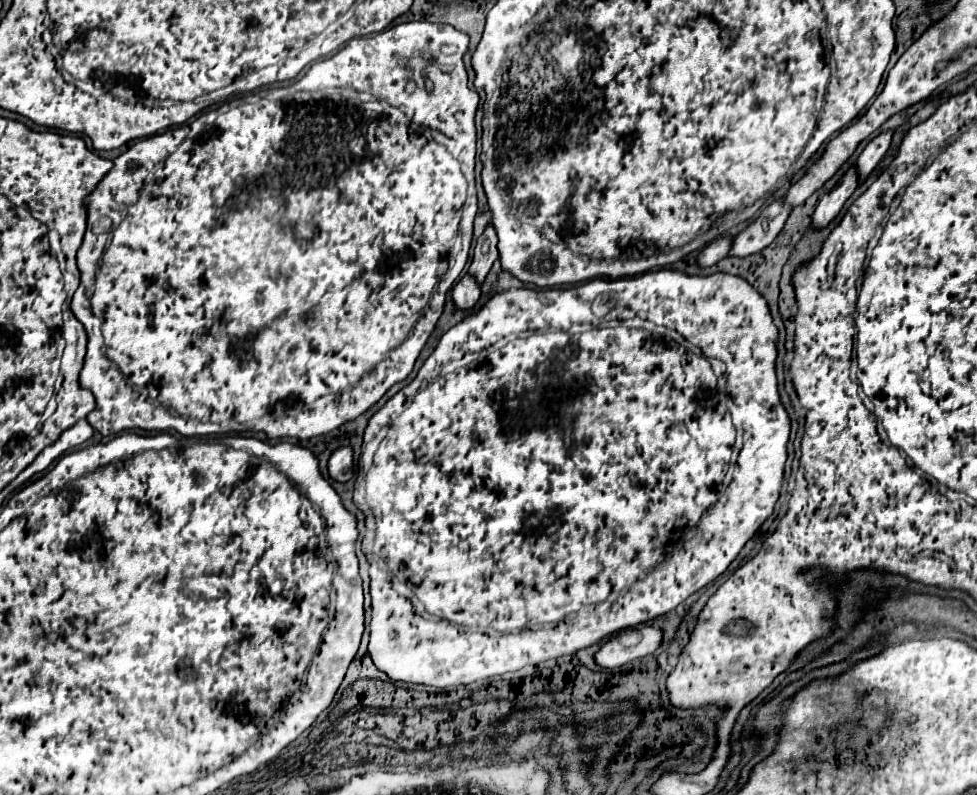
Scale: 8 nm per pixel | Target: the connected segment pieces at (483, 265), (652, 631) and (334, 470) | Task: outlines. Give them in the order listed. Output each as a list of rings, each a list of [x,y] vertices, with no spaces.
[[[489,225],[485,229],[485,233],[477,239],[473,263],[469,267],[469,275],[475,277],[475,281],[479,285],[483,285],[485,275],[489,273],[489,269],[495,261],[497,261],[497,237],[495,237],[495,229],[491,229],[491,225]]]
[[[647,625],[637,629],[623,629],[615,637],[609,637],[601,649],[593,655],[601,667],[621,667],[629,661],[651,655],[661,643],[661,629]]]
[[[339,447],[331,459],[329,459],[329,475],[333,481],[347,483],[353,479],[353,449],[351,447]]]

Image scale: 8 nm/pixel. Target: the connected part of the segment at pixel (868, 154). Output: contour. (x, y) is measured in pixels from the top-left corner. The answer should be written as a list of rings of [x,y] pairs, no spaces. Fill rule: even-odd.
[[[887,131],[887,133],[881,133],[881,135],[877,135],[875,139],[871,139],[869,143],[867,143],[867,147],[863,149],[863,153],[859,155],[859,159],[857,159],[857,181],[859,181],[859,185],[863,185],[865,183],[865,179],[873,173],[873,169],[877,167],[877,163],[883,159],[883,155],[887,153],[887,149],[889,149],[889,143],[891,143],[891,131]]]

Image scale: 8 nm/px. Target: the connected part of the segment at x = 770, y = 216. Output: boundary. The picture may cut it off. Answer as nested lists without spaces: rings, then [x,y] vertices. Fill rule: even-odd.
[[[777,199],[761,209],[761,215],[743,229],[731,243],[727,257],[749,257],[763,251],[767,245],[775,241],[779,231],[783,229],[791,209],[783,205],[783,199]]]

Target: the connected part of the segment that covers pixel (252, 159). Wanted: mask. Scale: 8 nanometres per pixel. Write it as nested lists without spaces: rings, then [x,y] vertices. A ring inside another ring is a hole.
[[[421,21],[397,25],[369,39],[353,39],[331,59],[313,64],[309,73],[299,80],[301,89],[289,85],[283,89],[272,91],[268,88],[240,96],[225,102],[217,111],[199,115],[195,121],[185,125],[185,131],[183,127],[173,127],[137,141],[113,161],[113,169],[99,183],[95,193],[87,197],[87,230],[76,255],[80,284],[70,302],[71,311],[83,325],[95,325],[95,329],[99,329],[99,333],[87,341],[85,365],[79,377],[83,389],[89,389],[97,401],[97,407],[87,415],[87,421],[95,431],[105,437],[127,429],[173,429],[185,437],[227,431],[263,431],[271,439],[311,439],[357,419],[375,405],[391,385],[403,381],[413,371],[415,359],[443,313],[447,291],[467,263],[473,219],[477,215],[473,165],[477,141],[475,109],[479,95],[467,87],[467,71],[463,65],[467,45],[469,37],[451,25]],[[399,57],[407,59],[407,67],[399,63]],[[409,79],[415,81],[413,93],[405,90]],[[328,93],[343,96],[343,99],[335,101],[335,111],[327,111]],[[359,109],[361,127],[357,137],[355,117],[359,117]],[[89,307],[95,317],[87,317]],[[211,423],[219,429],[211,431]]]

